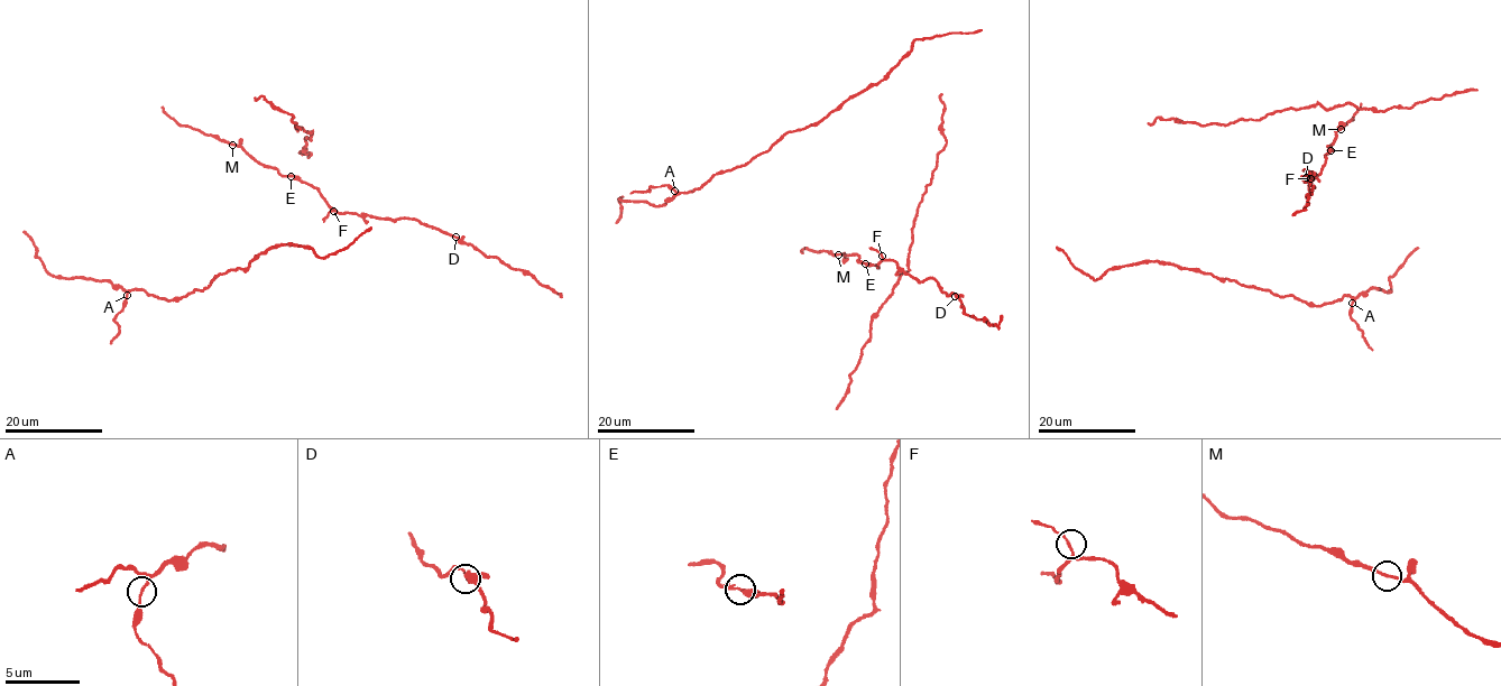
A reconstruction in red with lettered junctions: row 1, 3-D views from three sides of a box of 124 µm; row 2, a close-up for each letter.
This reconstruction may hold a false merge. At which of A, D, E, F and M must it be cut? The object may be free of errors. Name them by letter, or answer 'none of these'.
none of these

